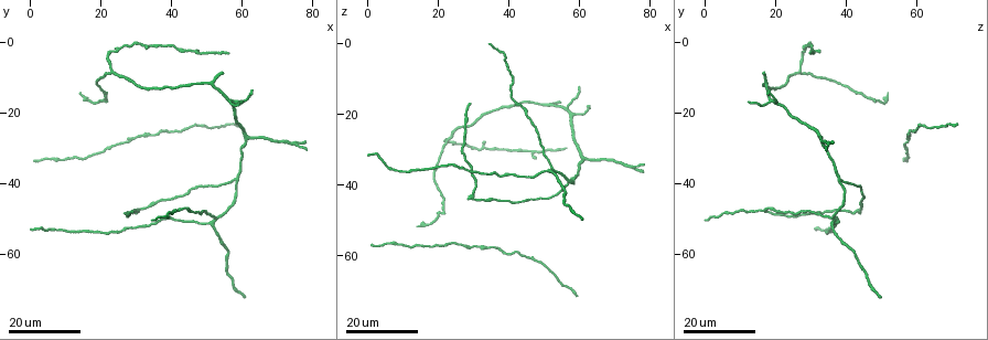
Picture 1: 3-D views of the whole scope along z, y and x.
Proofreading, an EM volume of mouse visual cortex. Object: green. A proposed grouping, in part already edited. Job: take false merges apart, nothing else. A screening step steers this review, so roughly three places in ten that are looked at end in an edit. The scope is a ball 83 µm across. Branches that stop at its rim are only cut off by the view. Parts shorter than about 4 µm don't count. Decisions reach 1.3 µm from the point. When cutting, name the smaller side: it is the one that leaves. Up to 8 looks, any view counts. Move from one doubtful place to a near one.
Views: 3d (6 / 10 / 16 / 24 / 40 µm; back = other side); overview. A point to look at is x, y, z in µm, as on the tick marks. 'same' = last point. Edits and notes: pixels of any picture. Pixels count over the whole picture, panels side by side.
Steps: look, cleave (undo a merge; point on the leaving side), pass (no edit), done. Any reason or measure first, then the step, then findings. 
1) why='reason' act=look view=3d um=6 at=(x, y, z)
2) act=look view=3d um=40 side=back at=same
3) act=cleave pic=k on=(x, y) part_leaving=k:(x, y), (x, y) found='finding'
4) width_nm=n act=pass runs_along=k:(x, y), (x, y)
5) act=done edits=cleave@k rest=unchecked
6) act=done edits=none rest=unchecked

why='side arm on a straight run' act=look view=3d um=16 at=(23.0, 9.0, 27.0)

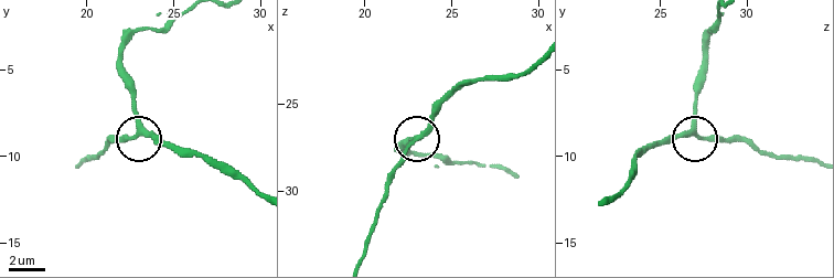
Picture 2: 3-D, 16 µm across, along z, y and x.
act=look view=3d um=10 at=(22.9, 8.6, 26.9)

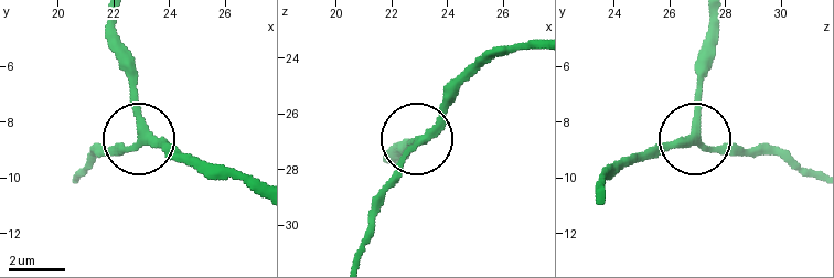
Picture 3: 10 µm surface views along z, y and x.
act=pass runs_along=3:(256, 193), (206, 174), (178, 149), (145, 141), (136, 59) found='continuous, no second cell'

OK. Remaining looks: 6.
why='calibre changes' act=look view=3d um=16 at=(20.5, 17.0, 48.5)

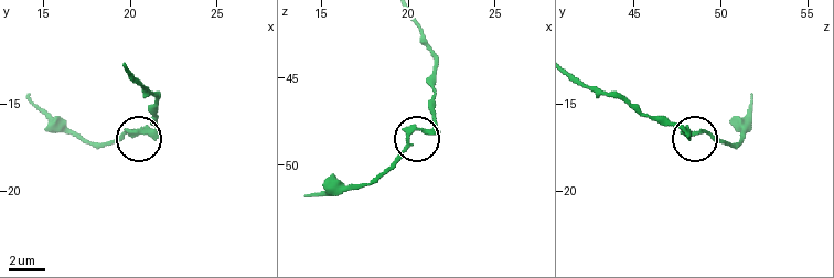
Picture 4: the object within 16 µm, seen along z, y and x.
act=look view=3d um=6 at=(20.7, 16.5, 48.0)

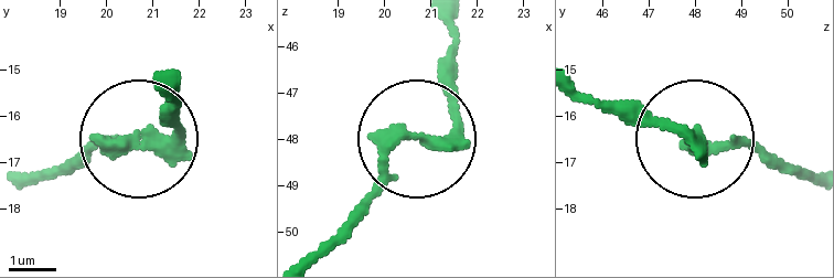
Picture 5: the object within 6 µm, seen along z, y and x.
width_nm=330 act=cleave pic=5 on=(102, 142) part_leaving=5:(450, 145), (395, 145), (371, 192), (311, 252) found='a second cell is stuck on'

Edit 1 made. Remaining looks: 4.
act=look view=overview

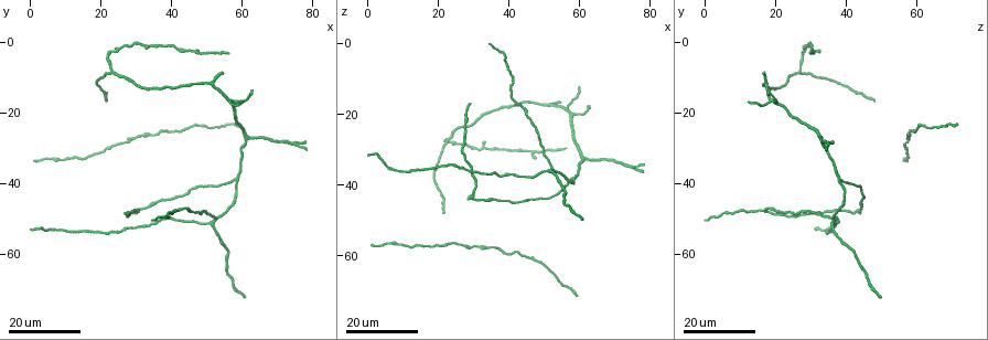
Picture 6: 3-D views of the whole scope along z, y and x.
why='three arms meet' act=look view=3d um=16 at=(58.0, 17.0, 20.5)

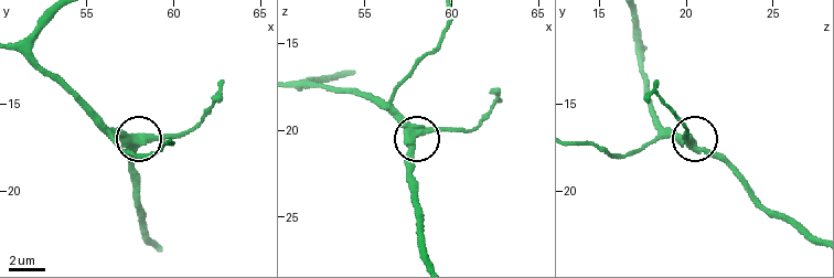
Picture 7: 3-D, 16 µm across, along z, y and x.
why='zoom in' act=look view=3d um=6 at=(57.7, 17.6, 20.6)

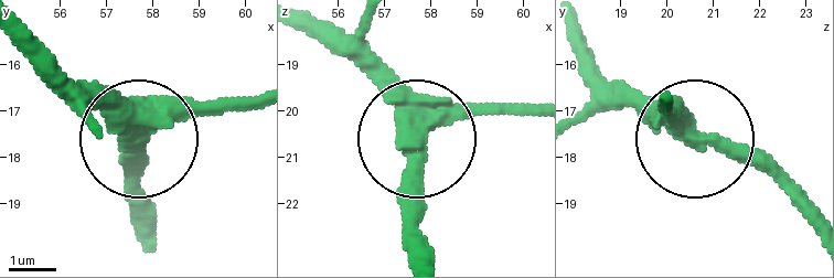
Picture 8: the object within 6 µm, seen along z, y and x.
side_arm_um=7 arms=3 act=pass found='one cell here'

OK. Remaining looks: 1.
act=done edits=cleave@5 rest=unchecked

